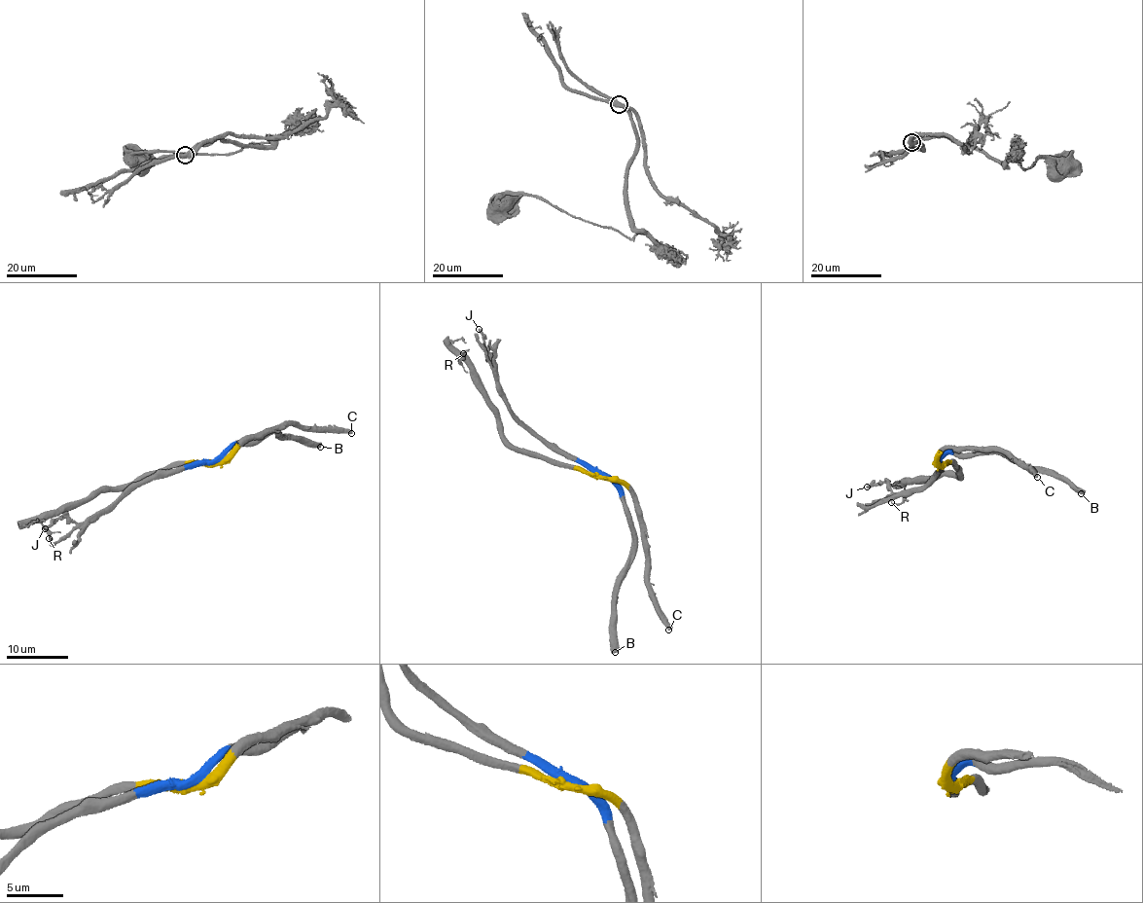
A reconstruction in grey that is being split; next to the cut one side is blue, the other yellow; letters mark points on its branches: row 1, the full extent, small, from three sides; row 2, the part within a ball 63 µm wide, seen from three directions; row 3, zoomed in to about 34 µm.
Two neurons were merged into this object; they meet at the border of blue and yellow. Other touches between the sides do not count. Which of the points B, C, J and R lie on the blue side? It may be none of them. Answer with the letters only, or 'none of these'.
B, J

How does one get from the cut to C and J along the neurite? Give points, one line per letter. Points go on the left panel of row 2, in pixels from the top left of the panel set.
C: (214, 462), (249, 439), (295, 422), (303, 426), (339, 427), (351, 432)
J: (214, 462), (159, 469), (123, 497), (82, 522), (76, 523), (62, 518), (45, 528)

